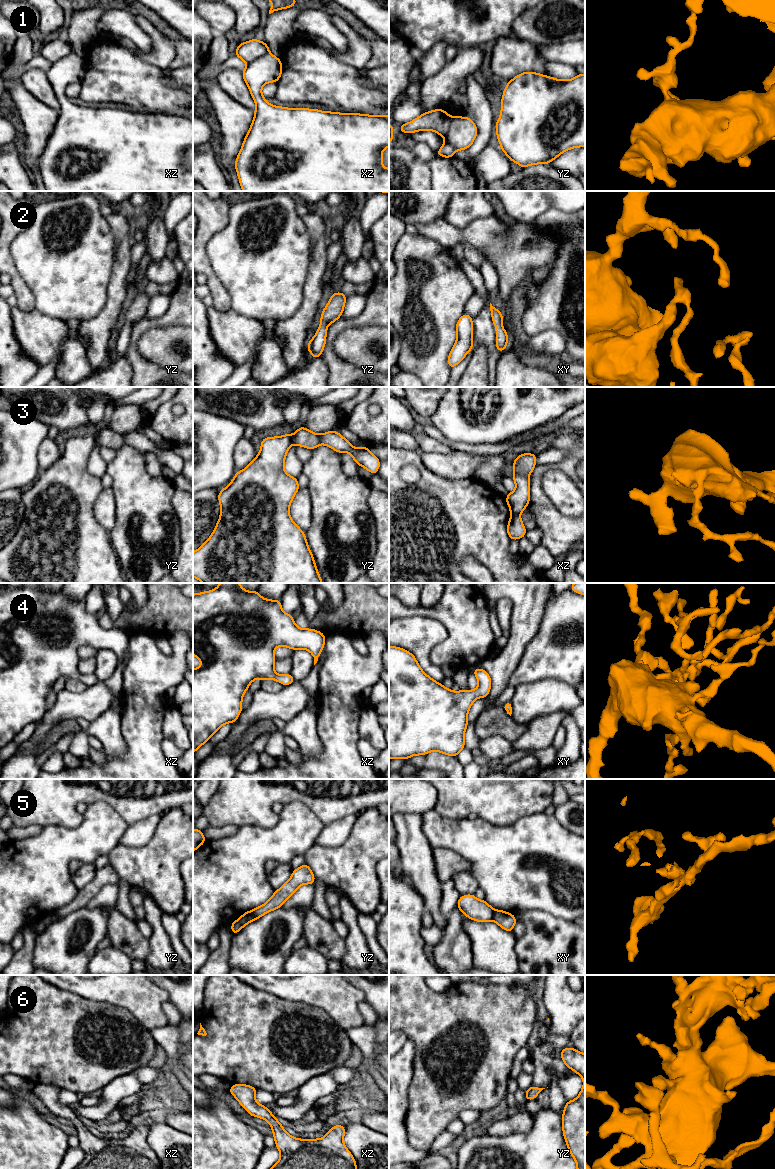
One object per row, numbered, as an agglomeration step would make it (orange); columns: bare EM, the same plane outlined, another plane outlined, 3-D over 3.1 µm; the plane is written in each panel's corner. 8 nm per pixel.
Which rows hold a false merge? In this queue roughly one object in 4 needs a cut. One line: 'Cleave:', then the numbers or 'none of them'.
Cleave: 1, 3, 5

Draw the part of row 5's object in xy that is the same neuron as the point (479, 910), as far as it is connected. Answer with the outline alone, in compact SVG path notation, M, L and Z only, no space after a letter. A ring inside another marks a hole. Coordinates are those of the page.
M474 894L460 896L457 908L467 918L477 922L483 923L493 920L493 908L485 900L478 900Z

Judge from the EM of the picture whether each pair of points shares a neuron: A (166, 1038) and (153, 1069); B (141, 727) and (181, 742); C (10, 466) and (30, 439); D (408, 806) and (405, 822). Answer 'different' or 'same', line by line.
A: different
B: different
C: same
D: different

